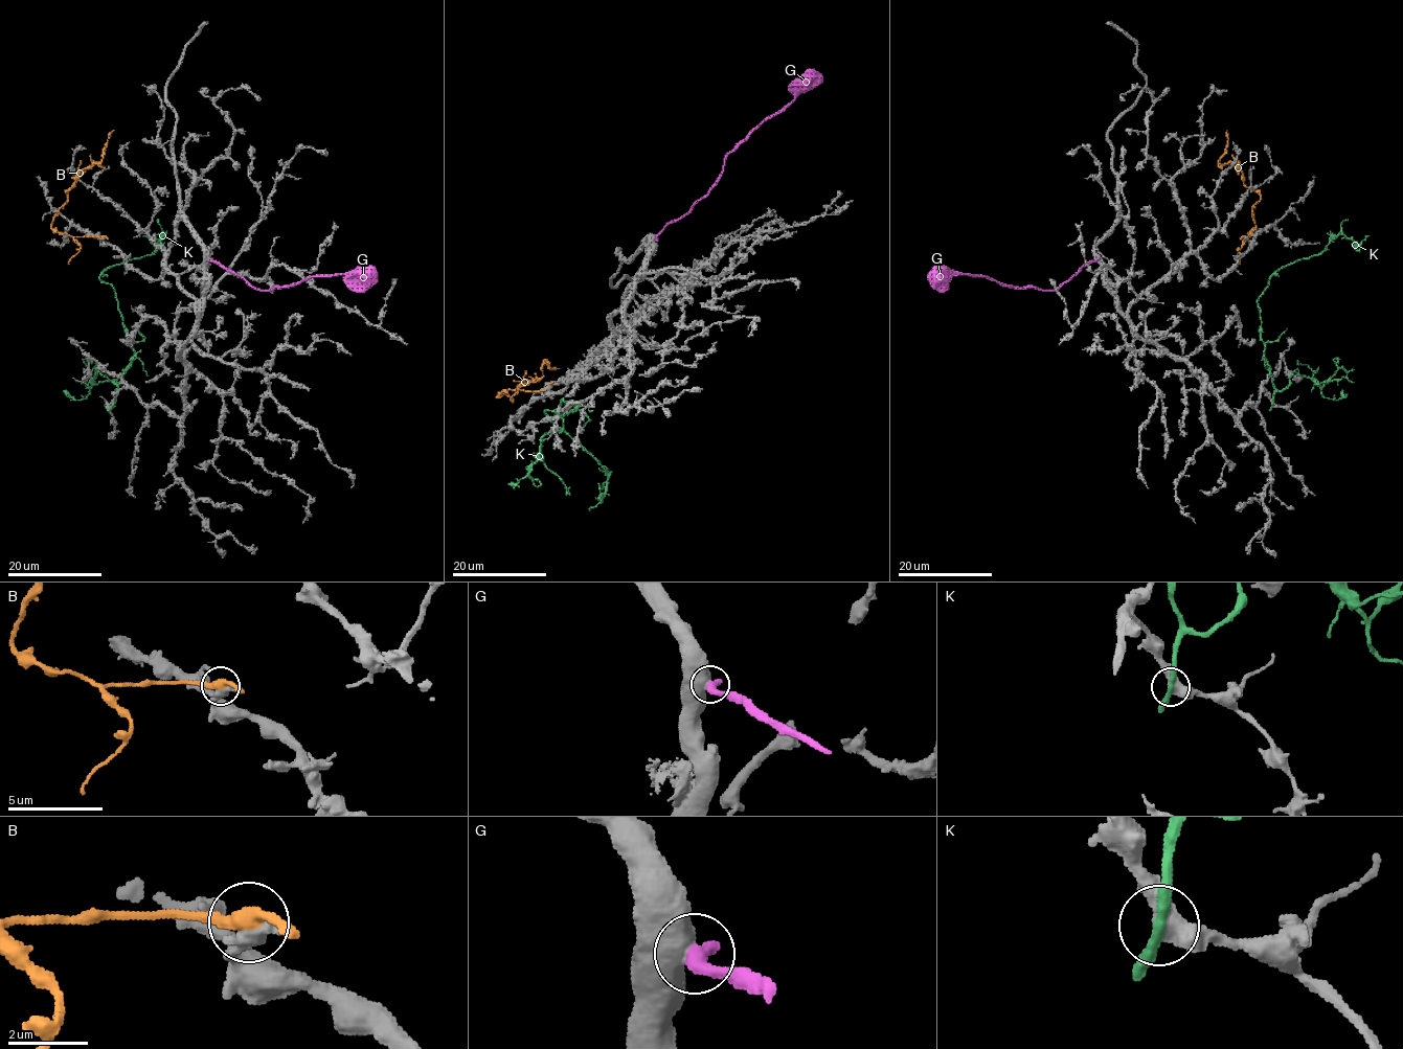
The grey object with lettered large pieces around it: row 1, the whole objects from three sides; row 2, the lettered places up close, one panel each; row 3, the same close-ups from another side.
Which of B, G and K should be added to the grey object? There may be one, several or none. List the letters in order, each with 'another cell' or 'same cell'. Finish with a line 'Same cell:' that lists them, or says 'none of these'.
B: another cell
G: another cell
K: another cell
Same cell: none of these

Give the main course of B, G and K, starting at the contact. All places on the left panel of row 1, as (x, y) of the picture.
B: (102, 236), (70, 236), (59, 233), (50, 224), (68, 199), (67, 190), (100, 161), (114, 130)
G: (210, 259), (259, 290), (293, 286), (310, 276), (376, 275)
K: (113, 405), (134, 348), (114, 289), (99, 278), (113, 266), (152, 255), (163, 237), (155, 244), (143, 236)

